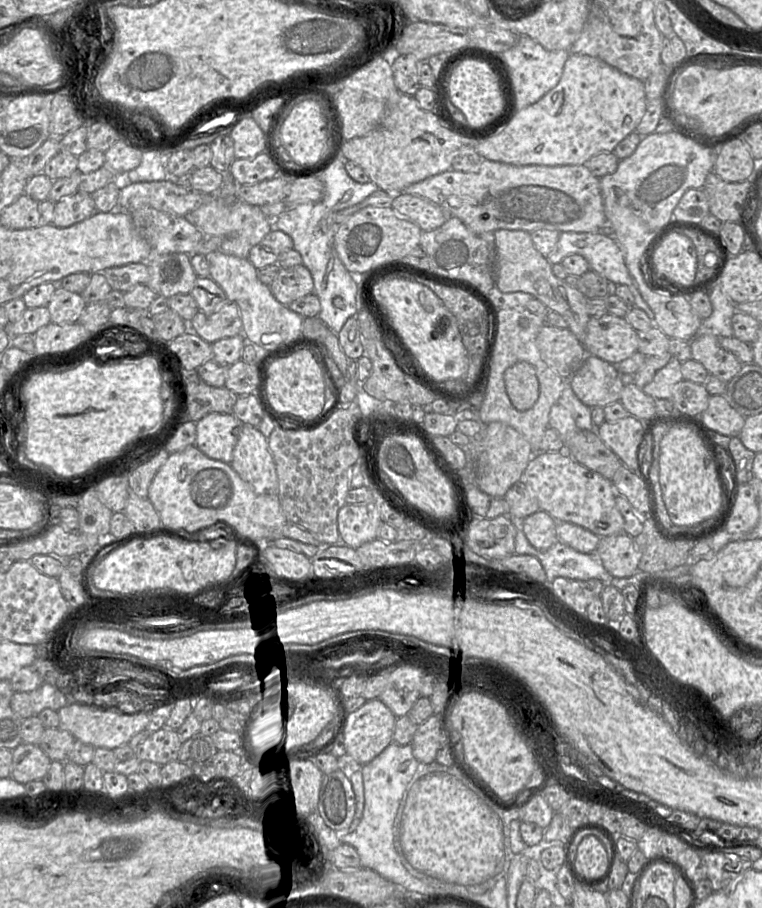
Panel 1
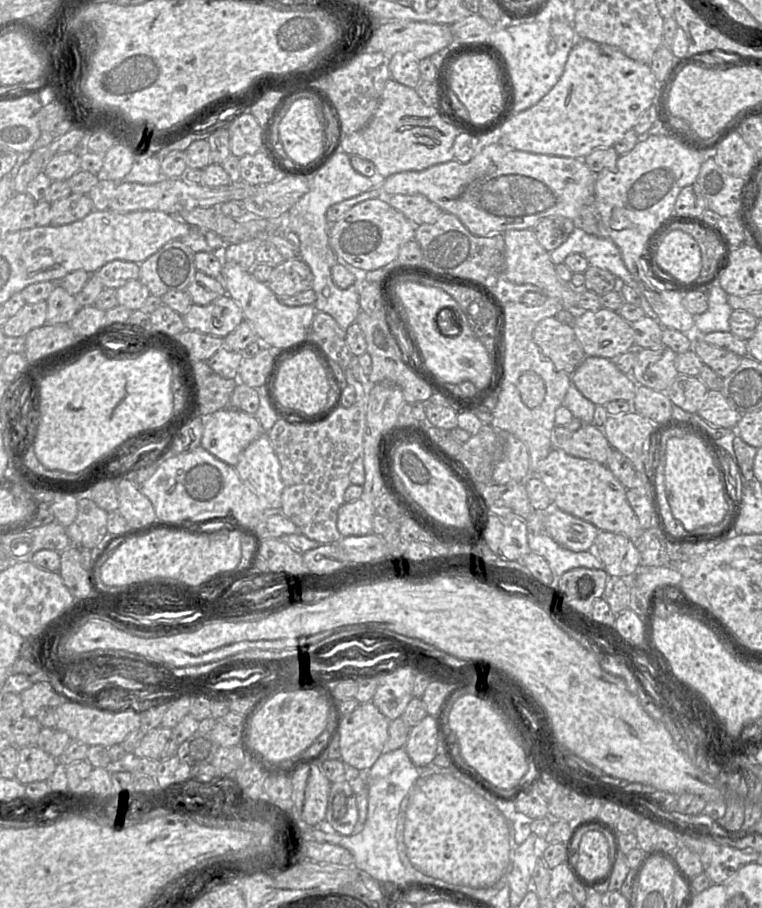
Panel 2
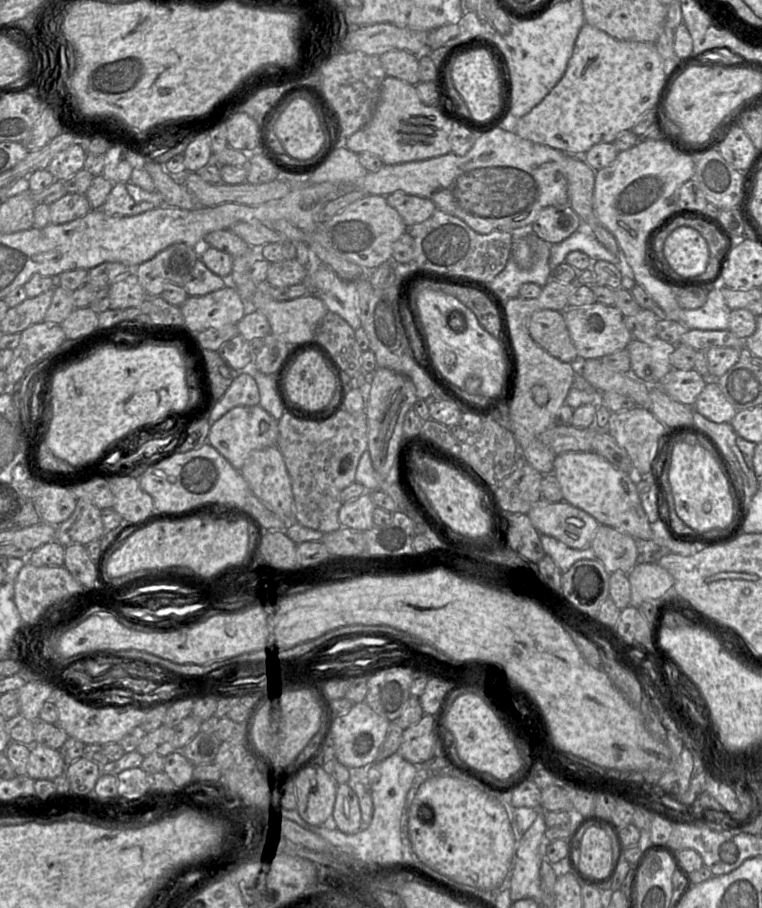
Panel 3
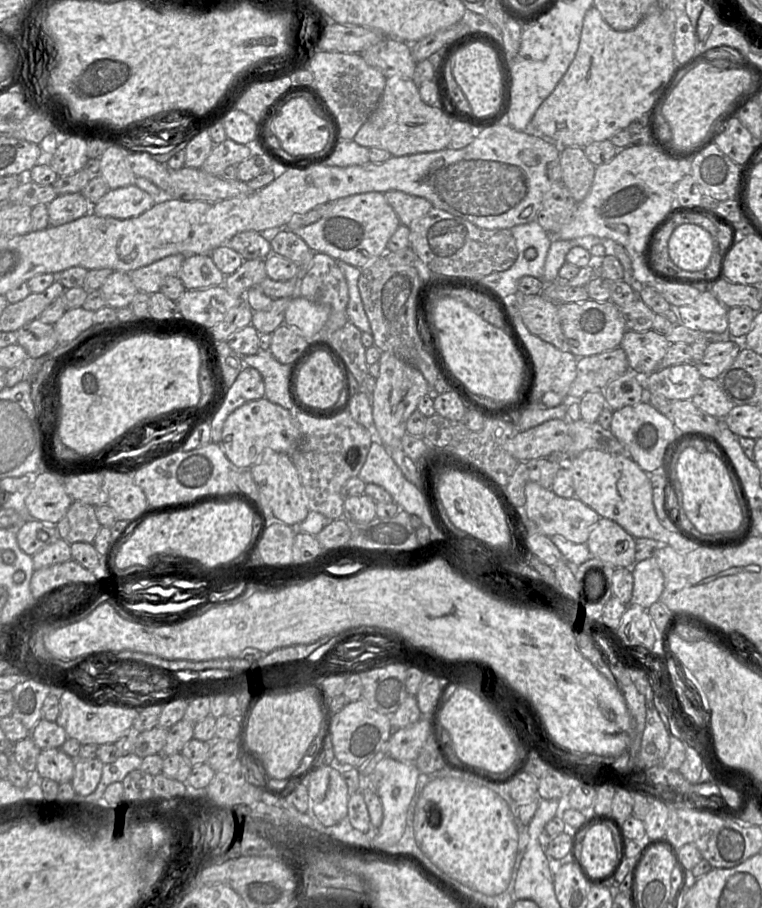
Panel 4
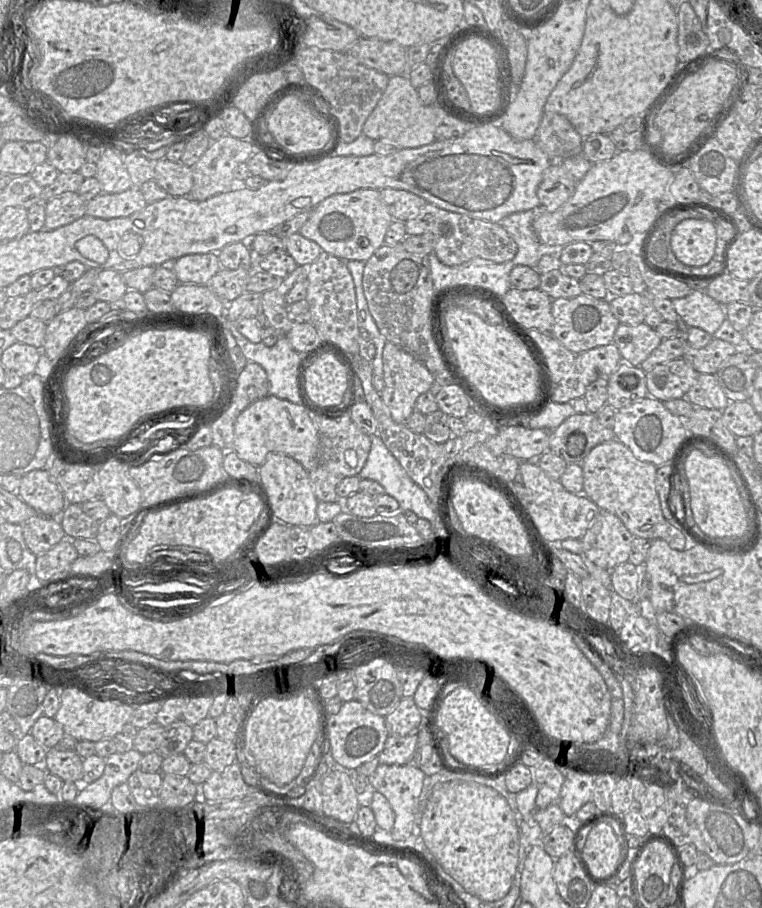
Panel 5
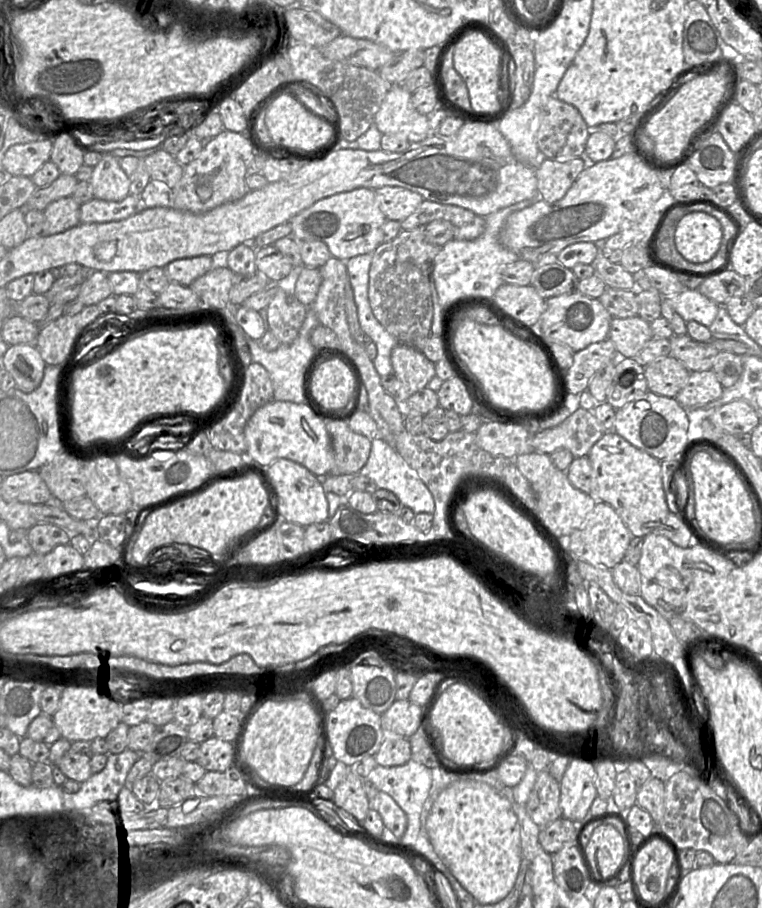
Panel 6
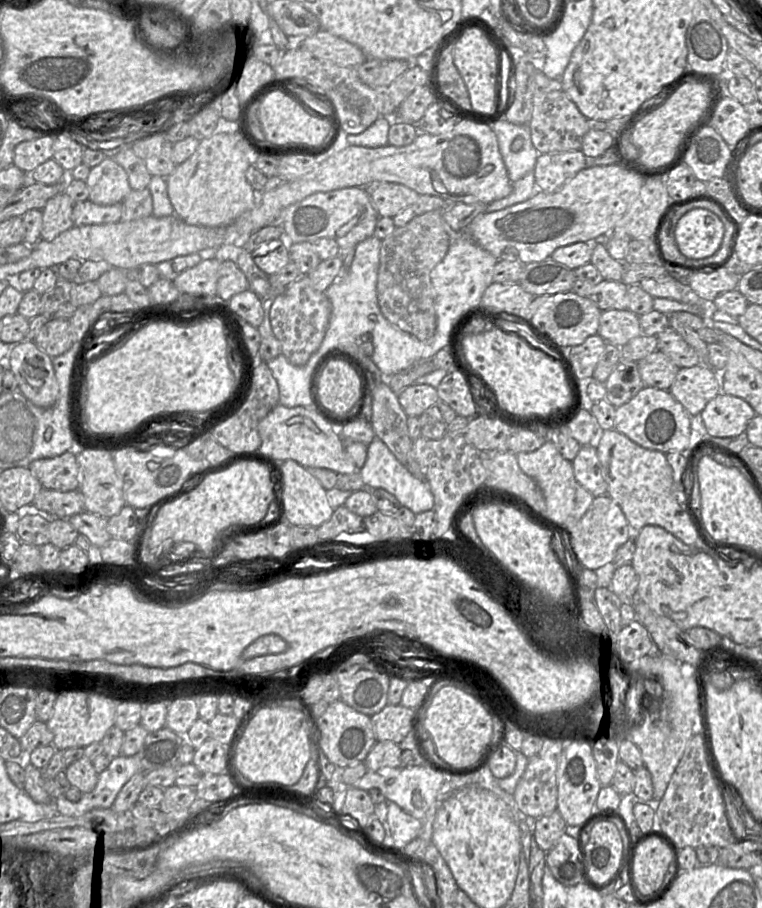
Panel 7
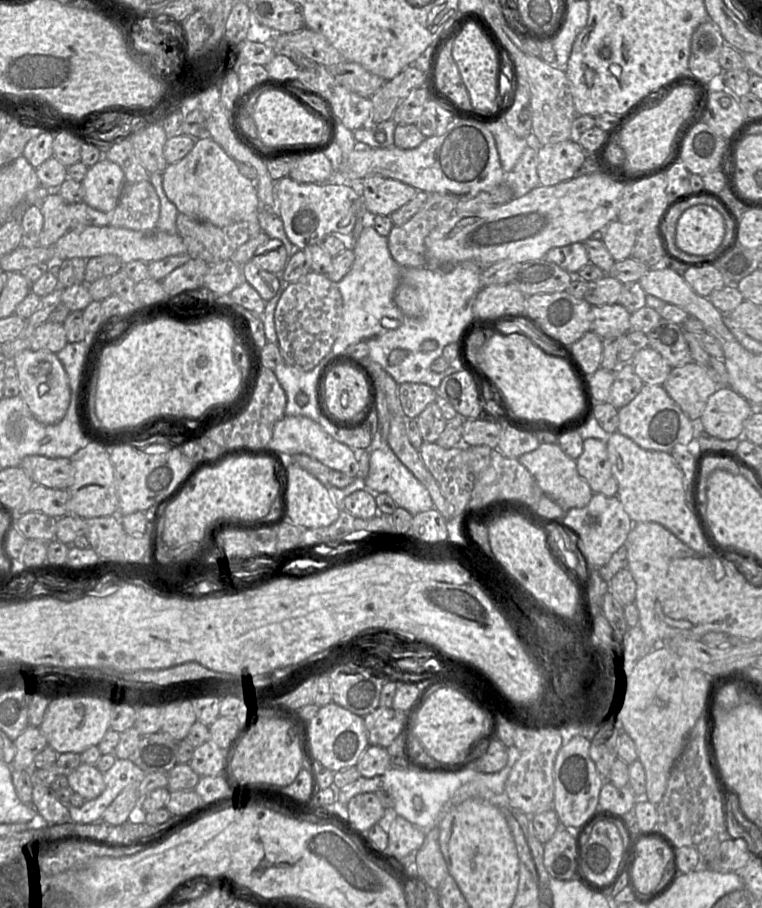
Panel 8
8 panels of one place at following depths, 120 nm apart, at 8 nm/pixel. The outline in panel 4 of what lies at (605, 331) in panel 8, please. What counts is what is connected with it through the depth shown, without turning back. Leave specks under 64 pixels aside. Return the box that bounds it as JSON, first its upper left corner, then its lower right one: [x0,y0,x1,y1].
[620,329,670,377]

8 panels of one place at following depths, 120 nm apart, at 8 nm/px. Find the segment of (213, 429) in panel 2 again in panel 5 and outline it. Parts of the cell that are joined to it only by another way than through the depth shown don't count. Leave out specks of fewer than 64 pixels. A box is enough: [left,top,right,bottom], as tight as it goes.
[232,395,320,470]

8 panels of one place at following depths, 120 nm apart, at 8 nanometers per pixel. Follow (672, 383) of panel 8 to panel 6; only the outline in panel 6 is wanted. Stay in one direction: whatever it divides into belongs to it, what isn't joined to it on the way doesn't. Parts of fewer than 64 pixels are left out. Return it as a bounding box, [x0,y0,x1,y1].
[675,370,724,409]

